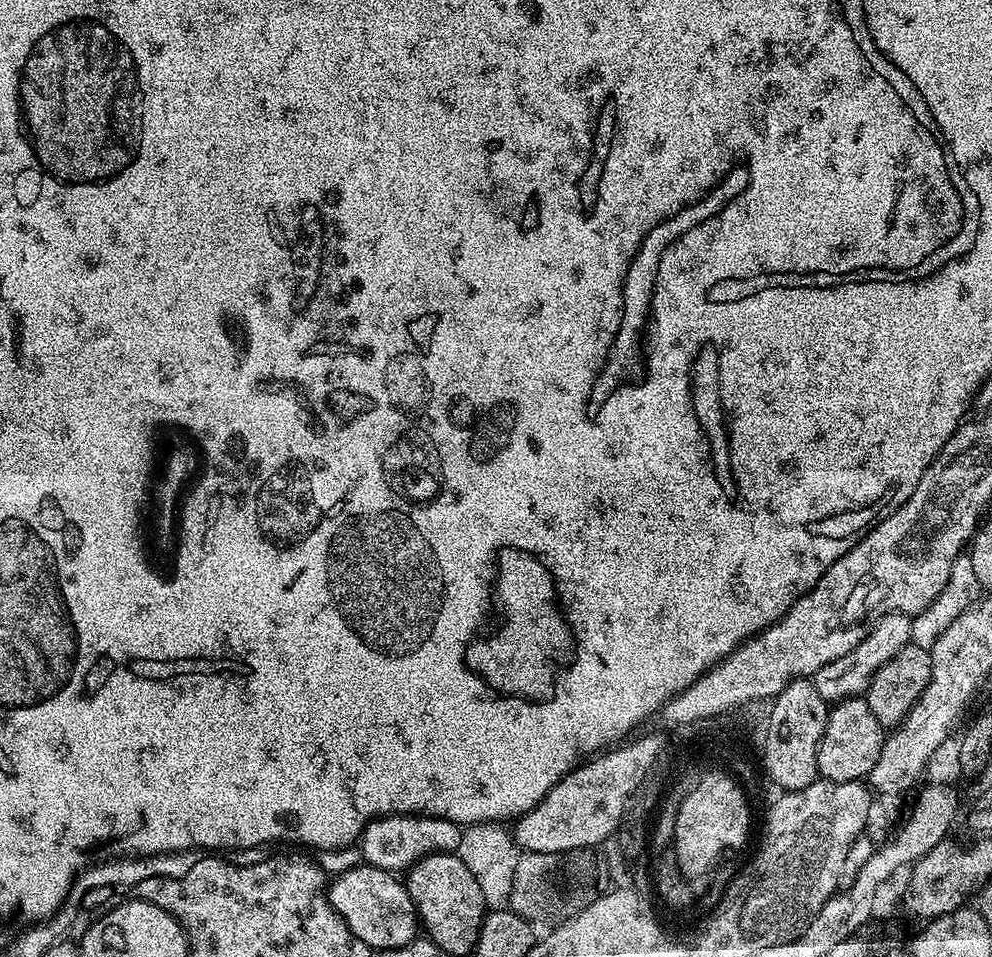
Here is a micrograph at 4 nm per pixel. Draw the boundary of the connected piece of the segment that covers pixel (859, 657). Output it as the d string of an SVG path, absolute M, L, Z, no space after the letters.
M887 612L872 626L866 638L862 638L862 642L858 642L858 646L850 650L850 654L834 658L834 662L822 666L822 670L818 670L815 676L811 677L812 685L818 690L818 694L822 694L822 698L829 702L849 700L851 696L863 697L874 674L878 674L878 670L882 670L882 666L886 666L886 662L890 662L890 658L894 658L898 650L912 643L912 619L913 617L906 615L905 612Z

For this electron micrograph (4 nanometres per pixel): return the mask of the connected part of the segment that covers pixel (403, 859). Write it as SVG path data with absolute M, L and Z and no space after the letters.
M379 816L364 827L358 847L364 863L393 874L403 873L424 856L456 850L462 841L461 825L437 816Z

